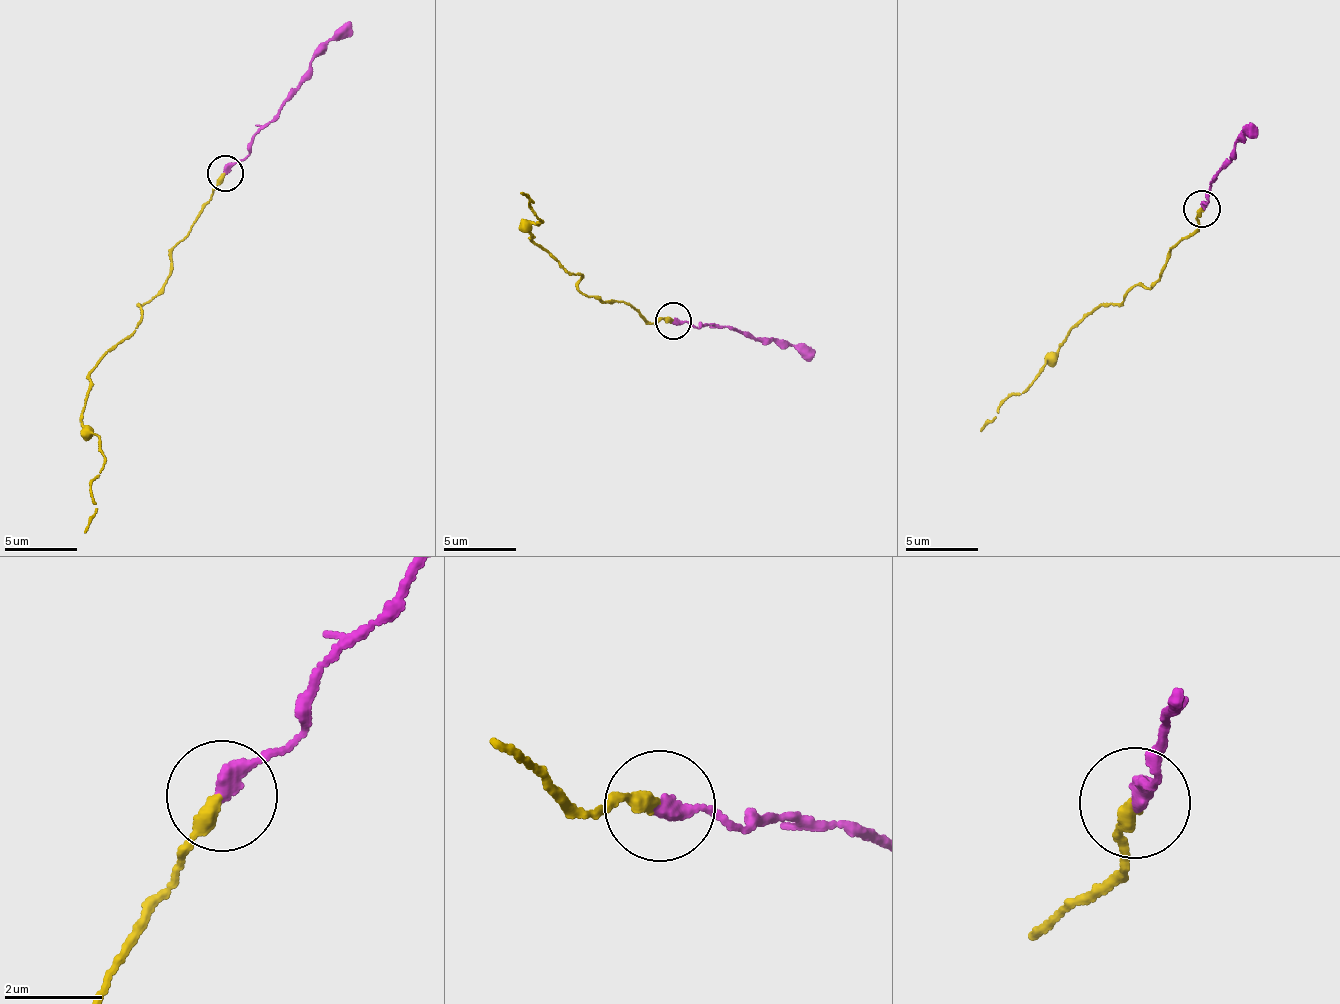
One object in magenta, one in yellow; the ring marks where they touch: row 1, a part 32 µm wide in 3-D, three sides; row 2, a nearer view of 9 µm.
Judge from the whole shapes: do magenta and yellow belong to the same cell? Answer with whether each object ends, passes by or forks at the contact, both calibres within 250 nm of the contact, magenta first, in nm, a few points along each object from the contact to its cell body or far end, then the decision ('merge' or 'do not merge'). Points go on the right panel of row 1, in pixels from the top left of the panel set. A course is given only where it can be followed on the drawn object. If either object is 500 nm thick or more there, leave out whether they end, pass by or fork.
magenta ends; yellow ends; calibres 360 and 280 nm; course magenta (1202, 210), (1209, 181), (1232, 154), (1234, 140), (1253, 126); course yellow (1202, 210), (1199, 227), (1170, 248), (1155, 285), (1089, 314), (982, 429); merge

